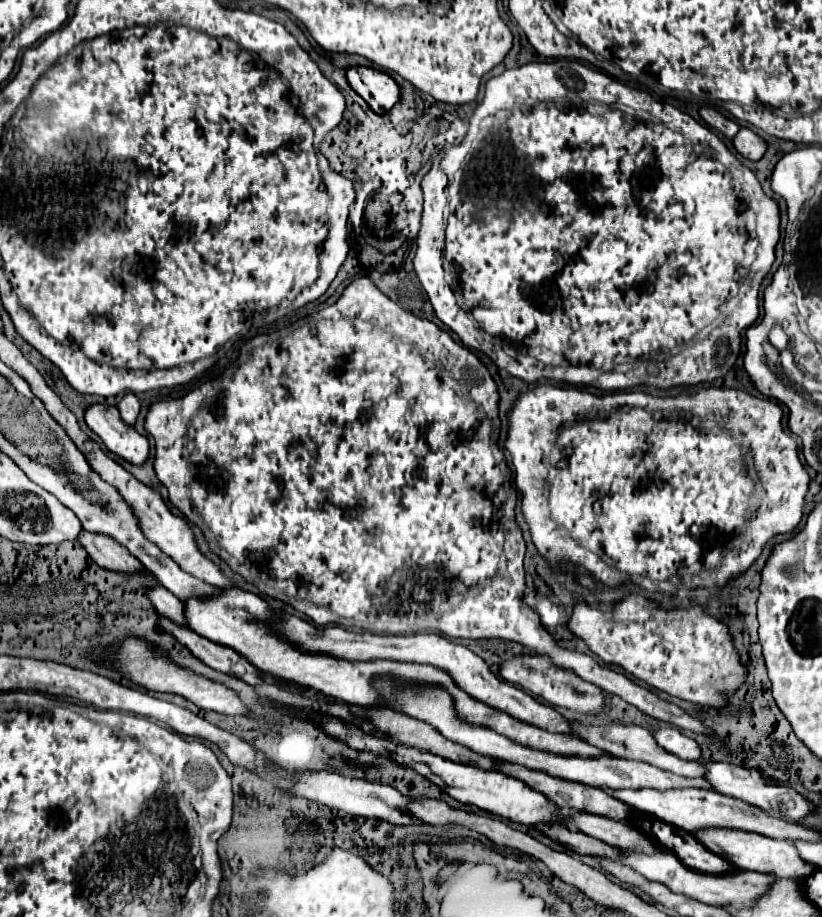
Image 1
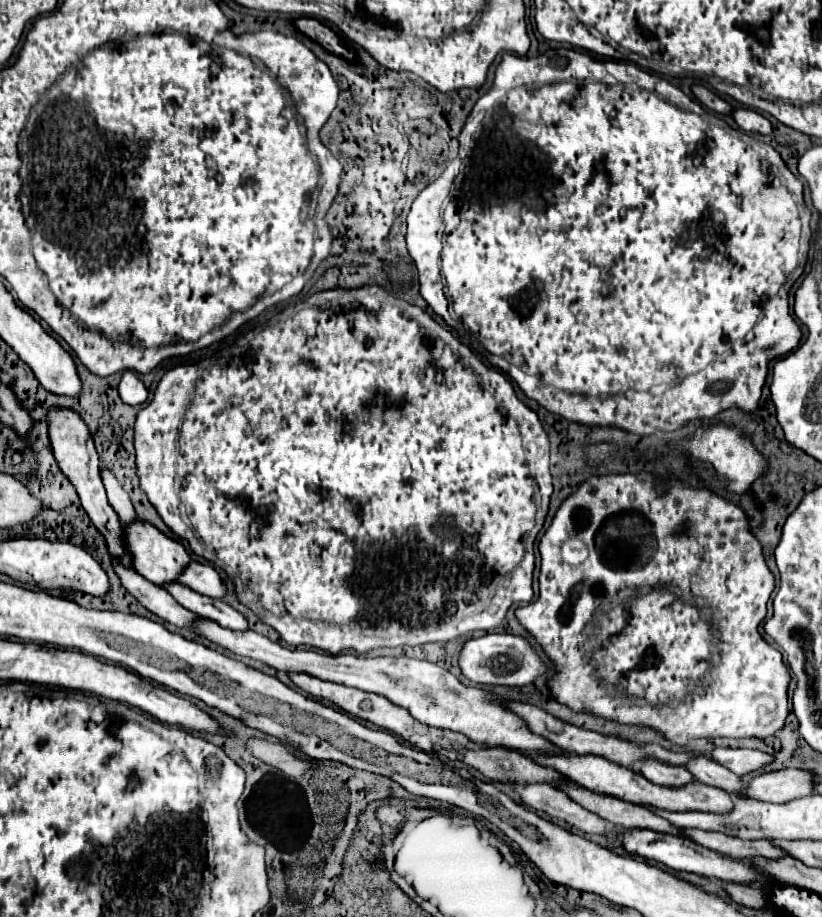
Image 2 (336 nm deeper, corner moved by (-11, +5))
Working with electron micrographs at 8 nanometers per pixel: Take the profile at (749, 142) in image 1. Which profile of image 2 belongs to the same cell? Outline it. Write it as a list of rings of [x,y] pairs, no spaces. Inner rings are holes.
[[[735,109],[733,117],[735,117],[737,125],[747,133],[757,133],[757,135],[771,135],[773,133],[771,121],[753,109]]]

